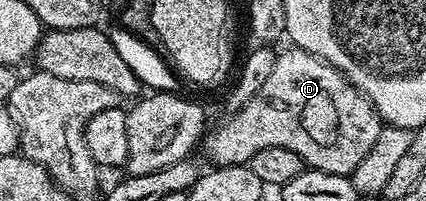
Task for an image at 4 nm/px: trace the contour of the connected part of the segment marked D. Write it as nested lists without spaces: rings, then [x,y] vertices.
[[[289,47],[286,53],[278,52],[275,71],[271,71],[267,83],[263,83],[259,91],[255,91],[255,95],[243,108],[228,115],[230,117],[222,125],[217,125],[214,129],[212,126],[203,137],[205,153],[217,167],[247,165],[251,155],[263,151],[263,147],[287,147],[287,151],[295,151],[295,155],[299,155],[299,159],[303,159],[308,168],[349,177],[375,146],[383,128],[382,119],[375,107],[338,69],[296,47]]]

